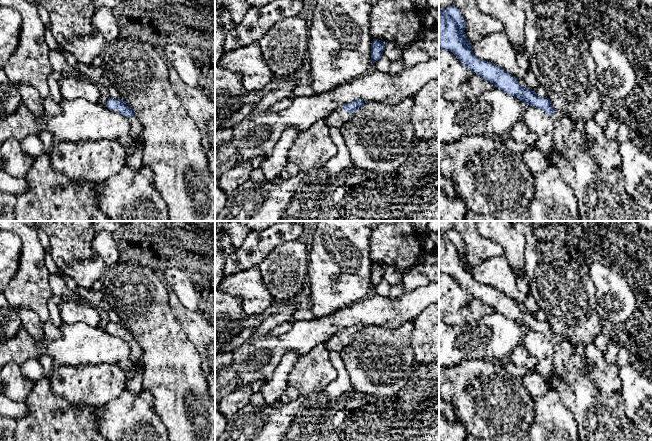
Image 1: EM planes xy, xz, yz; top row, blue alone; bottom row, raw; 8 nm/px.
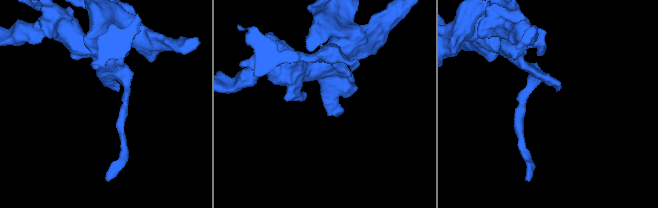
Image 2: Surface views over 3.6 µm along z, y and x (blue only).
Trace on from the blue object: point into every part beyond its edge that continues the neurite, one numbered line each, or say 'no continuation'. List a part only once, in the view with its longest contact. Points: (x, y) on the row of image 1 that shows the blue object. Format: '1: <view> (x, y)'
1: xz (339, 117)

